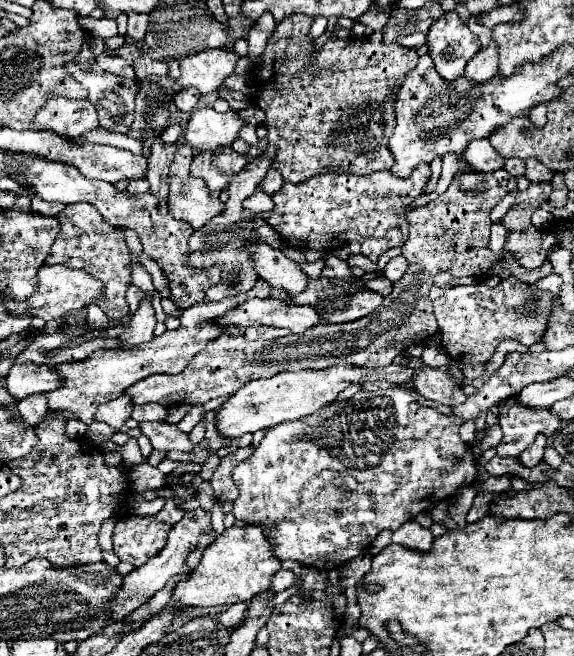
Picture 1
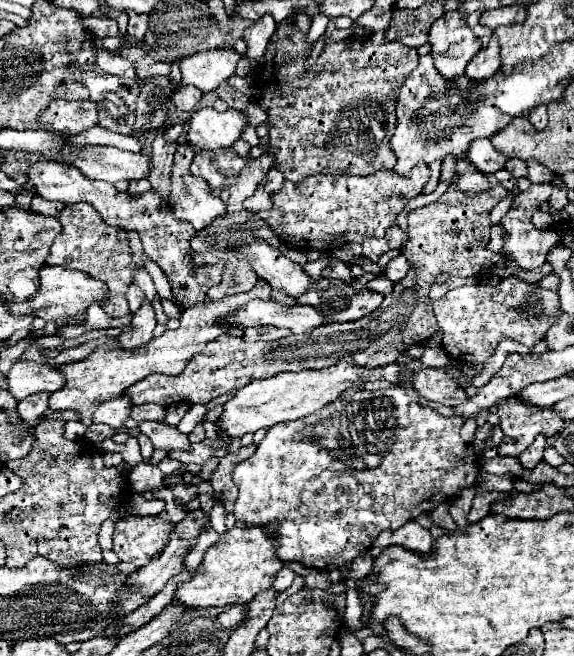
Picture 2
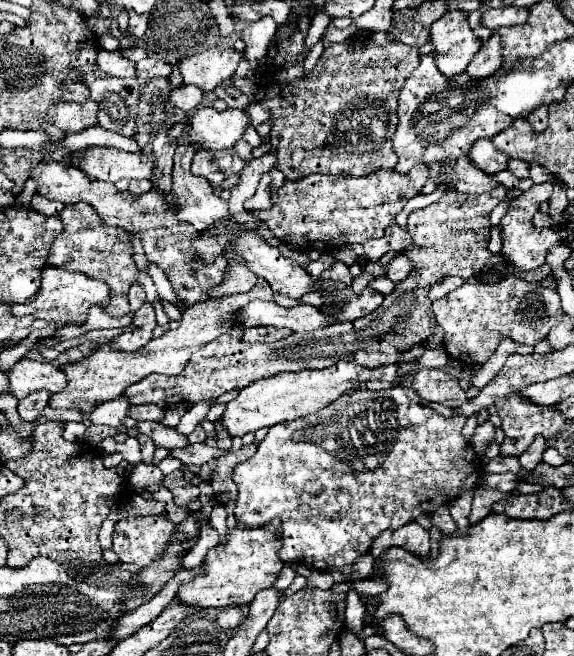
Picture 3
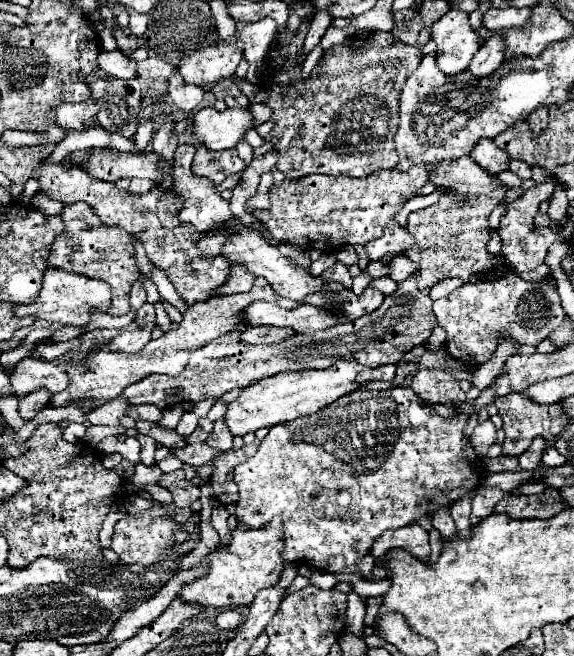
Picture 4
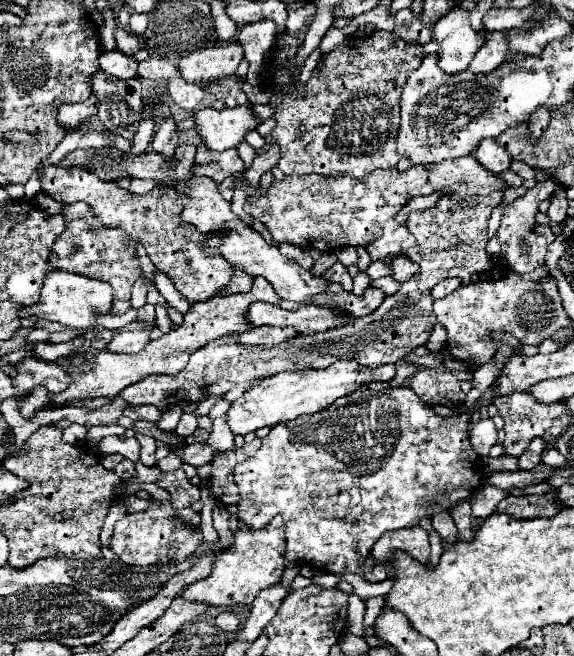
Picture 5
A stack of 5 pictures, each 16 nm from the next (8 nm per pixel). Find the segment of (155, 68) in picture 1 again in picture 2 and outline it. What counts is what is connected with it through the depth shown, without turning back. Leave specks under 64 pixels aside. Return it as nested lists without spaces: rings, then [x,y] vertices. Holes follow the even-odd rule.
[[[144,56],[142,60],[134,62],[134,68],[136,68],[136,76],[138,78],[150,78],[150,76],[164,76],[170,72],[170,66],[166,62],[160,62],[160,60],[152,60],[150,56]]]

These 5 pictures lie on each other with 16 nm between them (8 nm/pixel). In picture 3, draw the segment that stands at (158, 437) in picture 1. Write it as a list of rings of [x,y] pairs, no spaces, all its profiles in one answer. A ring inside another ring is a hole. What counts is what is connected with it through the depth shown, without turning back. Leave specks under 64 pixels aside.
[[[140,422],[138,424],[140,434],[146,434],[152,438],[156,448],[166,448],[166,450],[178,450],[178,448],[188,448],[190,442],[184,434],[180,434],[176,428],[164,426],[160,422]]]

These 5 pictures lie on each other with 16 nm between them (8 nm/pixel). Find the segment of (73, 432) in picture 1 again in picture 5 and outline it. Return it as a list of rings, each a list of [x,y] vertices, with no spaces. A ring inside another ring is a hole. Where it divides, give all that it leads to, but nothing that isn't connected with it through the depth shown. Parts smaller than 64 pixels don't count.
[[[70,424],[64,430],[64,440],[70,444],[78,444],[80,440],[84,440],[84,436],[86,436],[86,426],[82,426],[82,424]]]

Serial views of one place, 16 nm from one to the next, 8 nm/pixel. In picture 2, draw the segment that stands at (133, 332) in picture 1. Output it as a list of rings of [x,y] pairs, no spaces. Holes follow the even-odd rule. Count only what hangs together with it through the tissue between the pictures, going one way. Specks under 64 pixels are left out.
[[[144,300],[142,306],[138,308],[138,312],[134,312],[134,316],[132,316],[132,328],[116,337],[117,344],[114,348],[132,350],[132,348],[138,348],[138,346],[150,342],[154,326],[156,326],[154,308],[152,308],[150,300]]]

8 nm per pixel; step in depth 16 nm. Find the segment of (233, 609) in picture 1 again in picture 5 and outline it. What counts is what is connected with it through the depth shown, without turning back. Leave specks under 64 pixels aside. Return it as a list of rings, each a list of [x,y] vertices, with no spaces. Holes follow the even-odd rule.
[[[230,610],[230,612],[222,612],[222,614],[216,616],[216,626],[220,630],[224,630],[224,632],[236,632],[238,626],[240,626],[240,622],[242,622],[240,612],[232,612]]]

